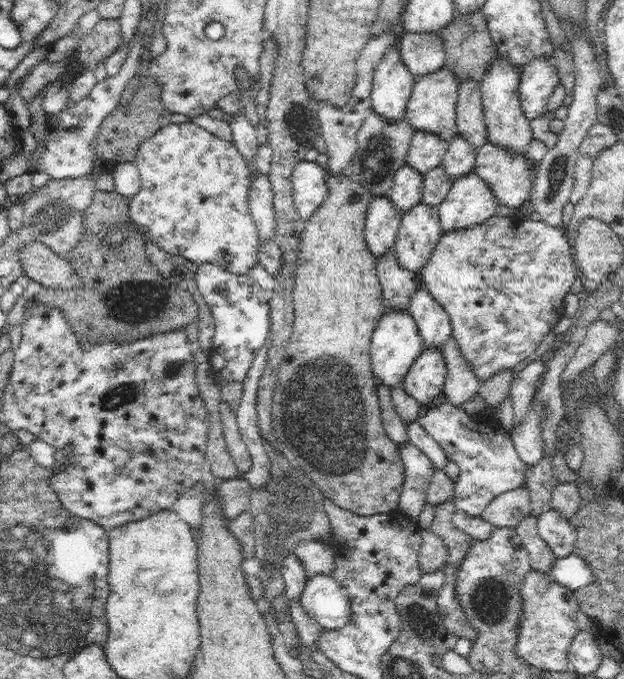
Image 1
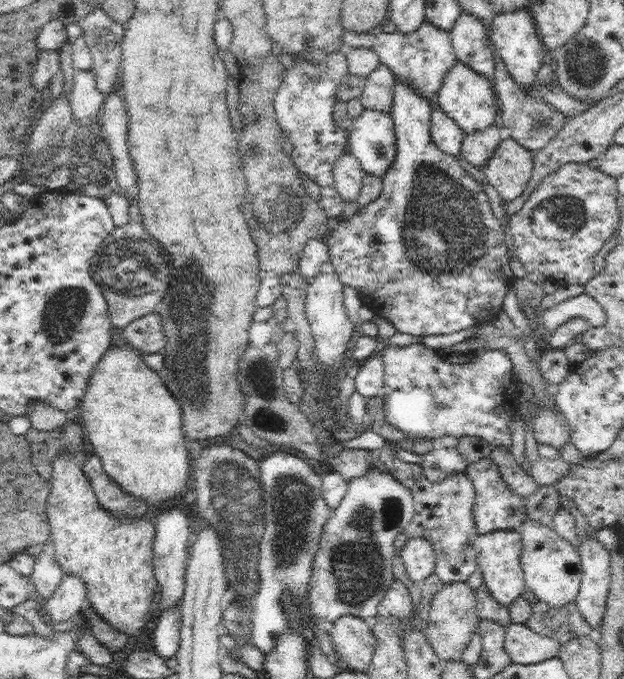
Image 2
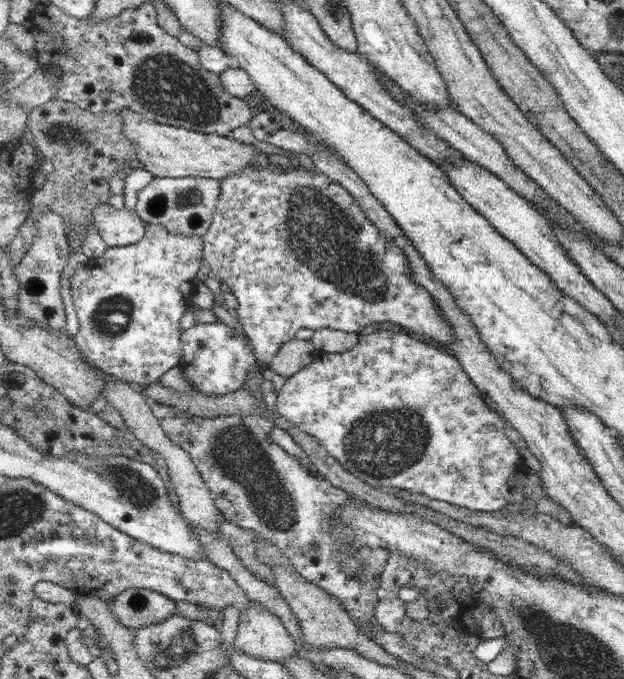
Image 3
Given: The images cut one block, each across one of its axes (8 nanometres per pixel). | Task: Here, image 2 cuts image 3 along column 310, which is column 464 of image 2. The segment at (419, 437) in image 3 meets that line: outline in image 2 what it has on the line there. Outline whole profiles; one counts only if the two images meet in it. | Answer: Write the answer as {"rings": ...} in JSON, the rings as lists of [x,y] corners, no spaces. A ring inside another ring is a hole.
{"rings":[[[422,343],[410,346],[382,345],[383,409],[385,419],[399,430],[415,438],[428,438],[435,442],[442,436],[479,436],[492,446],[512,448],[512,417],[516,417],[520,408],[520,381],[513,373],[510,357],[502,349],[486,350],[476,355],[469,363],[451,364],[444,352],[436,352],[426,348]]]}

